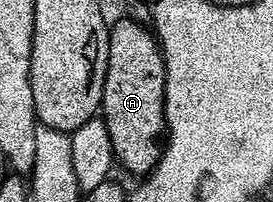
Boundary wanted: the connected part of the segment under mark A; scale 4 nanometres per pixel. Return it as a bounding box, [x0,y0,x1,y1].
[100,16,166,175]

